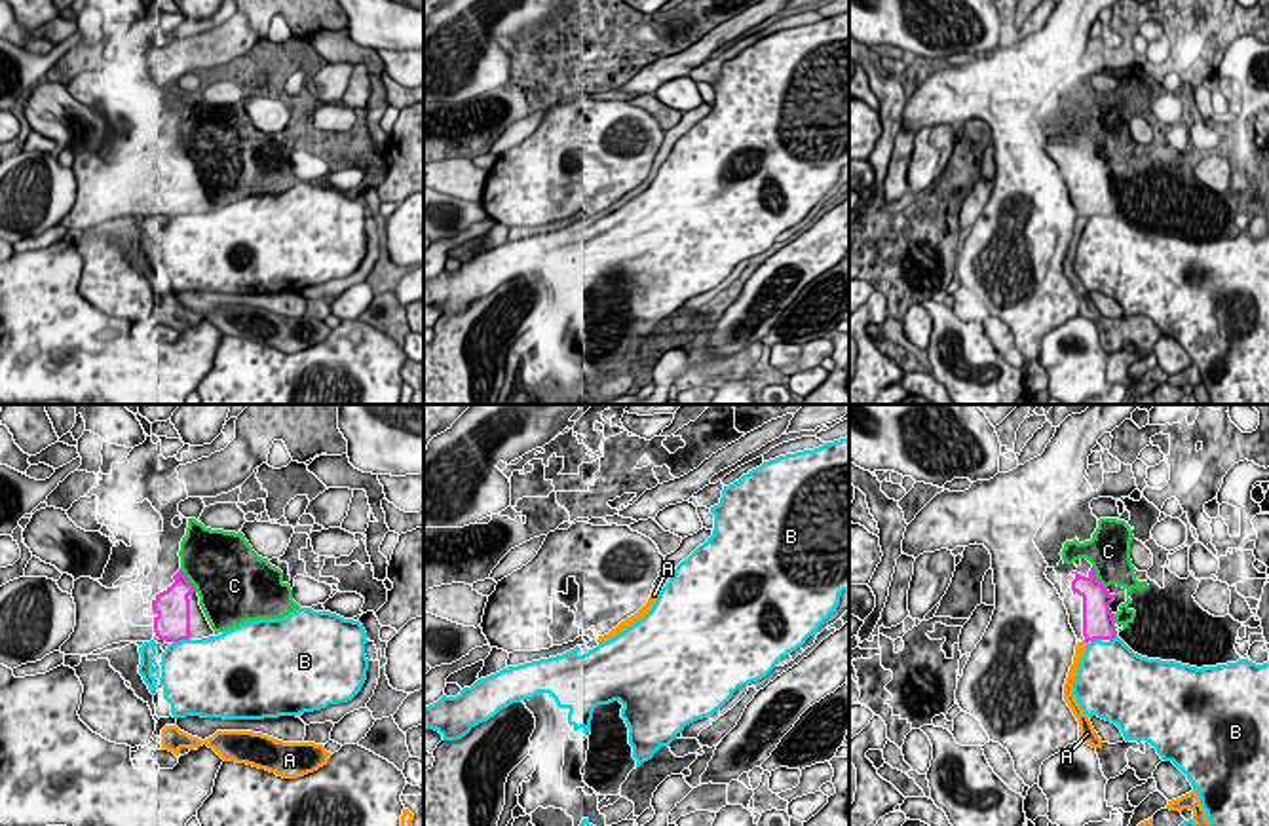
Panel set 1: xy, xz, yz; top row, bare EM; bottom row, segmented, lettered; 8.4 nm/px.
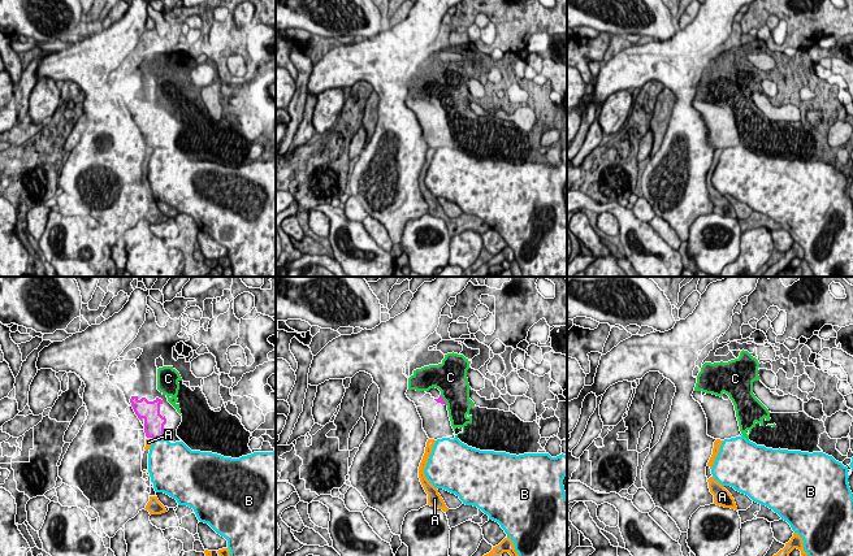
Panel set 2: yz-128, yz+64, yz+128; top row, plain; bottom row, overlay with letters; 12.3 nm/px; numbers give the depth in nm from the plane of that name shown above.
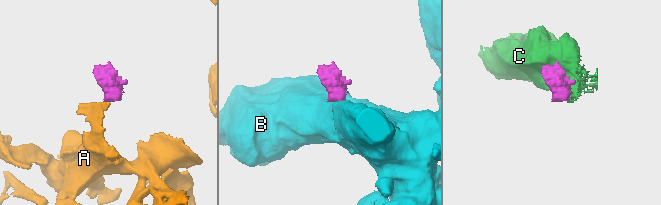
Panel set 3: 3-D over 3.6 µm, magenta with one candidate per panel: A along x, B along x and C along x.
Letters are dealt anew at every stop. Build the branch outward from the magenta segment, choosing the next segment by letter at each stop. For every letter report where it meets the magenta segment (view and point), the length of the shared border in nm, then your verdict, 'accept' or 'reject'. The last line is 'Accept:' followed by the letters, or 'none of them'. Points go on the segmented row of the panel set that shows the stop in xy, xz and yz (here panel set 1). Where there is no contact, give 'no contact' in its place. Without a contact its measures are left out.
A: yz (1085, 640) | 60 nm | reject
B: xy (181, 638) | 150 nm | reject
C: xy (187, 580) | 240 nm | reject
Accept: none of them

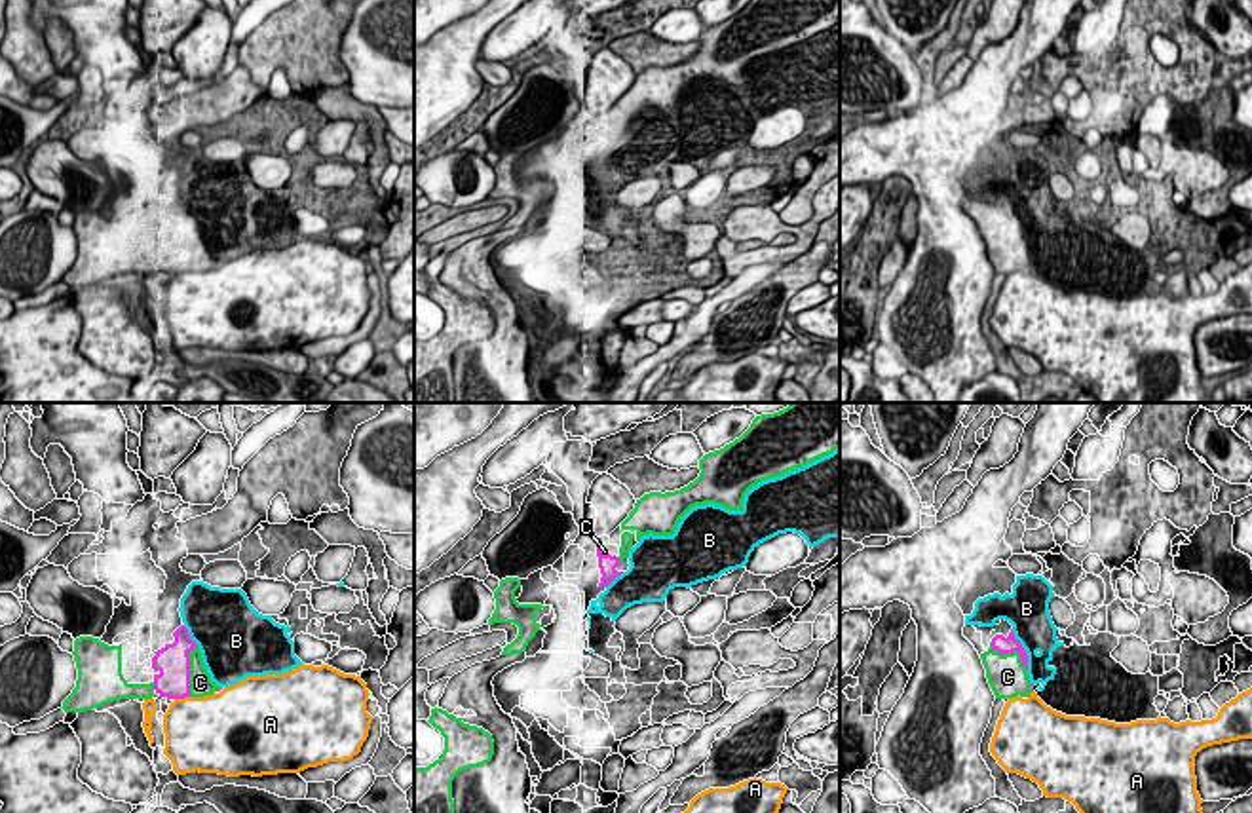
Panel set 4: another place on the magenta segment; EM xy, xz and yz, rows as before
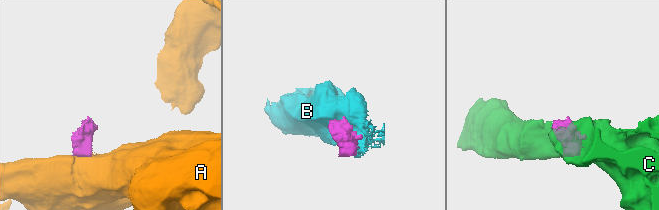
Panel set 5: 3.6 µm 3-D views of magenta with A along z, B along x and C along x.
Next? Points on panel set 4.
A: xy (181, 698) | 130 nm | reject
B: yz (1024, 650) | 380 nm | reject
C: xy (189, 671) | 440 nm | accept
Accept: C

